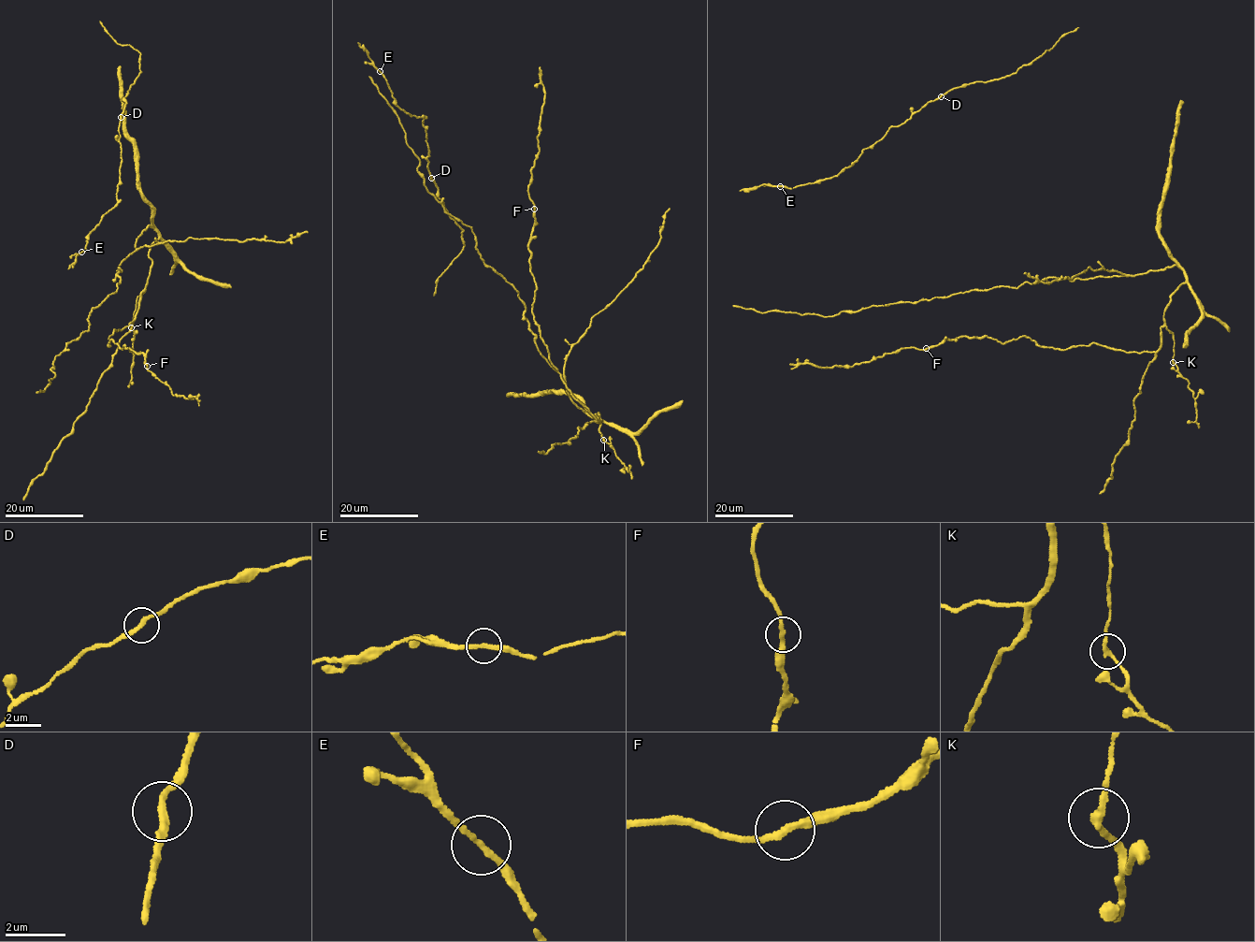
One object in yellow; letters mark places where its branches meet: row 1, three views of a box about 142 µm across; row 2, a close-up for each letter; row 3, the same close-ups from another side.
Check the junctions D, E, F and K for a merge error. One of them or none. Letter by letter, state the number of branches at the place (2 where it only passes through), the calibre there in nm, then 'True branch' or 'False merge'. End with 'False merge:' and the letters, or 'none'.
D: Branches: 2. Thickness 240 nm. True branch
E: Branches: 2. Thickness 200 nm. True branch
F: Branches: 2. Thickness 240 nm. True branch
K: Branches: 2. Thickness 240 nm. False merge
False merge: K

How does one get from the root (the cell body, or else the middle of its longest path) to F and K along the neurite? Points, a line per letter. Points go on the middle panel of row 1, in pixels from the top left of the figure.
F: (539, 394), (572, 395), (602, 420), (570, 393), (533, 318), (528, 240), (534, 209)
K: (539, 394), (556, 391), (572, 395), (601, 421), (594, 417), (598, 413), (601, 425), (598, 431), (603, 440)

